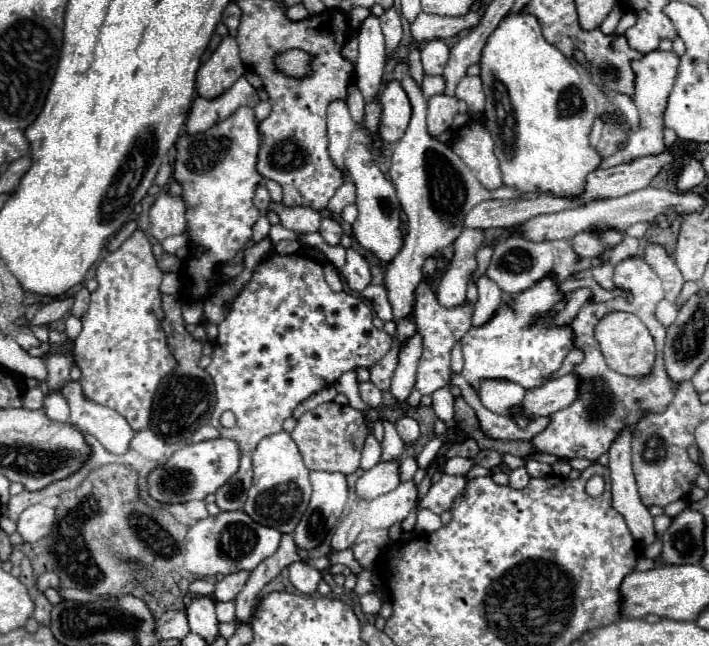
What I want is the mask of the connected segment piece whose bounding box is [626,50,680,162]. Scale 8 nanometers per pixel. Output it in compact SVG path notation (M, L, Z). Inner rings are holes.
M654 50L646 54L642 60L634 60L632 68L636 72L636 94L634 104L640 112L640 126L628 138L628 162L648 154L660 154L664 150L664 128L662 128L662 112L666 112L666 96L670 96L670 88L674 88L674 80L678 76L678 60L680 56L674 50Z

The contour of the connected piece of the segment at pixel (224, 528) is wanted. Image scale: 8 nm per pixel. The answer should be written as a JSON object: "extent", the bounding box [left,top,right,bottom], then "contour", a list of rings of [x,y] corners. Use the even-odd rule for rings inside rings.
{"extent":[184,510,280,576],"contour":[[[238,510],[238,512],[220,512],[218,516],[208,516],[204,520],[198,520],[186,534],[186,560],[184,566],[188,572],[196,574],[196,576],[214,576],[214,574],[232,574],[238,570],[254,570],[264,558],[272,556],[278,550],[280,544],[280,532],[274,528],[266,528],[254,520],[250,520],[250,516],[246,516],[246,512]]]}

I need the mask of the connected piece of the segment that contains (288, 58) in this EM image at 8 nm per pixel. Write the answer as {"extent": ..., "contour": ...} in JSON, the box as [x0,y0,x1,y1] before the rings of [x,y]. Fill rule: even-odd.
{"extent":[276,50,310,78],"contour":[[[288,50],[276,58],[276,66],[286,76],[302,78],[310,72],[310,54],[302,52],[302,50]]]}

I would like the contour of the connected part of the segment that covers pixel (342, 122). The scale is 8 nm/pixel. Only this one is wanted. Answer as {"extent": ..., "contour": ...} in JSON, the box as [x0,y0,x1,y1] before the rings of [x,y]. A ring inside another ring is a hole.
{"extent":[328,102,356,176],"contour":[[[332,102],[328,106],[328,152],[334,162],[334,166],[344,172],[346,176],[346,166],[344,166],[344,154],[346,148],[350,146],[350,134],[356,128],[356,124],[350,118],[348,106],[344,102]]]}

